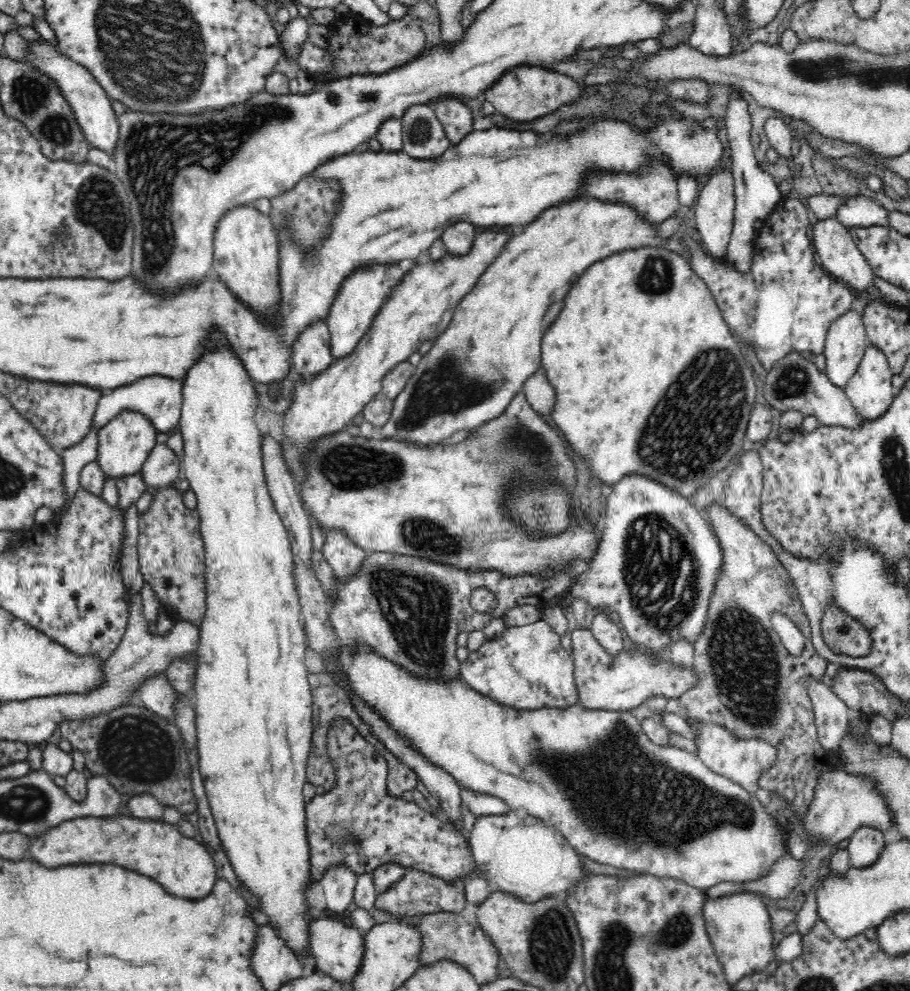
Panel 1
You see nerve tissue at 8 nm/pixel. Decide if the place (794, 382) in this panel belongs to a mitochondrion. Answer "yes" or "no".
yes

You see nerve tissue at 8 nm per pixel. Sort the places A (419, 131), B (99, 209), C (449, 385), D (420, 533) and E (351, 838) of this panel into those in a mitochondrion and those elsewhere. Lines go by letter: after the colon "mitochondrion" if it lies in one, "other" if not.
A: mitochondrion
B: mitochondrion
C: mitochondrion
D: mitochondrion
E: mitochondrion

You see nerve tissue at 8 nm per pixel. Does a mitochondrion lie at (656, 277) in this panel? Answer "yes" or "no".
yes

